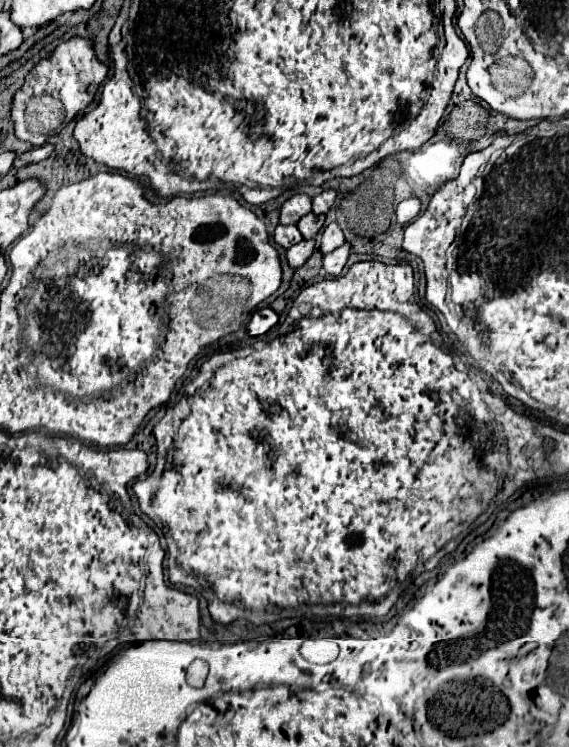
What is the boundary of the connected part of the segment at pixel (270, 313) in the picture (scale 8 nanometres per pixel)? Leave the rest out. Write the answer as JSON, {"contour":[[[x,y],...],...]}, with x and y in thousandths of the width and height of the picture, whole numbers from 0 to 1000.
{"contour":[[[460,412],[450,415],[439,434],[436,434],[436,447],[439,450],[460,450],[467,447],[482,434],[489,431],[489,418],[478,412]]]}

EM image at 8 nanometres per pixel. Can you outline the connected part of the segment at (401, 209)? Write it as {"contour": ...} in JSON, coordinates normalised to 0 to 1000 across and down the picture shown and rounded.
{"contour":[[[722,264],[703,270],[696,278],[696,296],[703,301],[714,301],[731,292],[740,282],[738,268],[731,264]]]}

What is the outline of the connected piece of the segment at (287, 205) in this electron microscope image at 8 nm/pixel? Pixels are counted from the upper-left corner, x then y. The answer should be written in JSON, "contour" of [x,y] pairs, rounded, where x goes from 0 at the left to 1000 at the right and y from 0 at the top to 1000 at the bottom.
{"contour":[[[520,260],[496,273],[492,297],[496,300],[520,300],[531,289],[548,284],[548,265],[541,260]]]}

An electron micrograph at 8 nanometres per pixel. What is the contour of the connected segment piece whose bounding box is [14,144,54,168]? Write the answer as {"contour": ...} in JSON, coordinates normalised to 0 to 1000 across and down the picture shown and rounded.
{"contour":[[[77,193],[77,195],[70,195],[70,198],[56,198],[56,201],[28,209],[25,222],[28,222],[28,225],[39,225],[39,222],[49,222],[49,220],[74,217],[74,214],[81,214],[91,203],[95,203],[95,195],[91,195],[91,193]]]}

